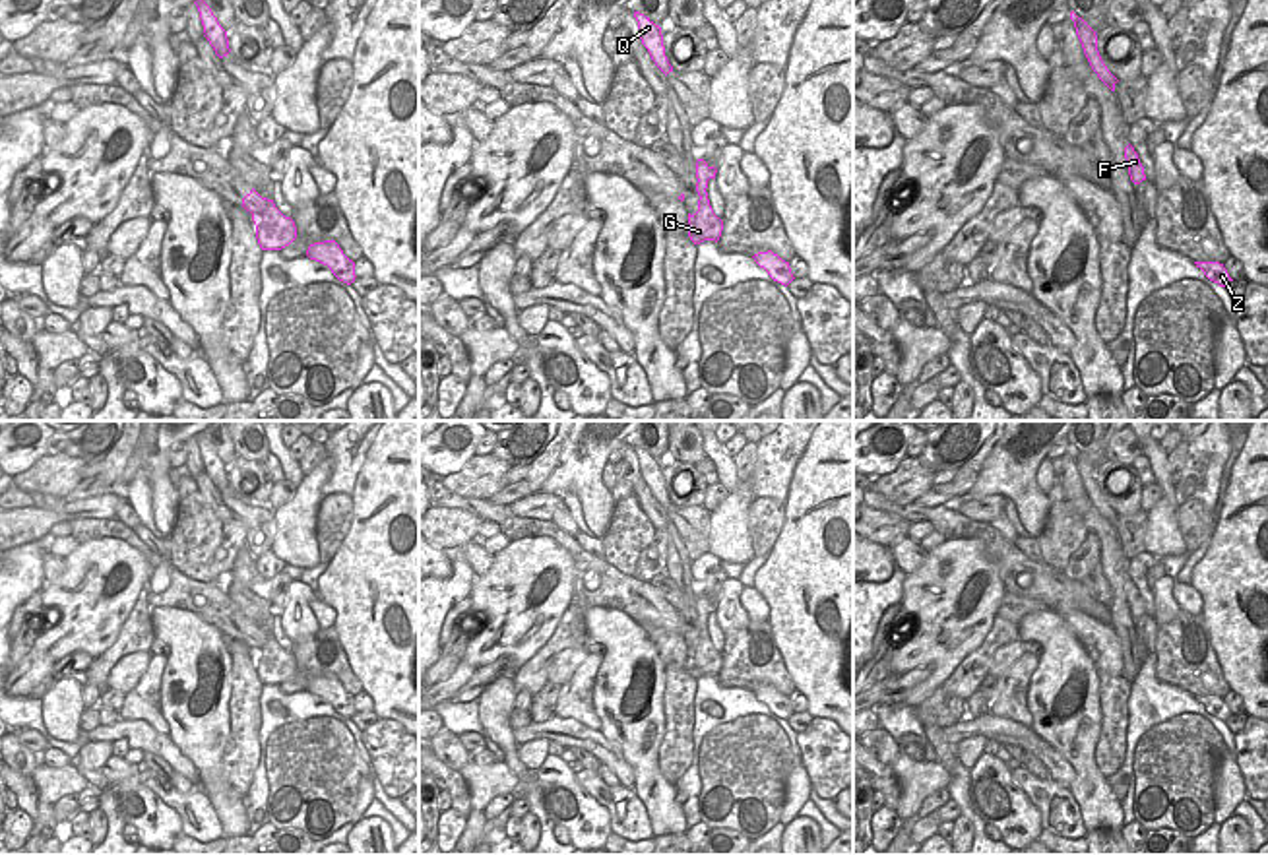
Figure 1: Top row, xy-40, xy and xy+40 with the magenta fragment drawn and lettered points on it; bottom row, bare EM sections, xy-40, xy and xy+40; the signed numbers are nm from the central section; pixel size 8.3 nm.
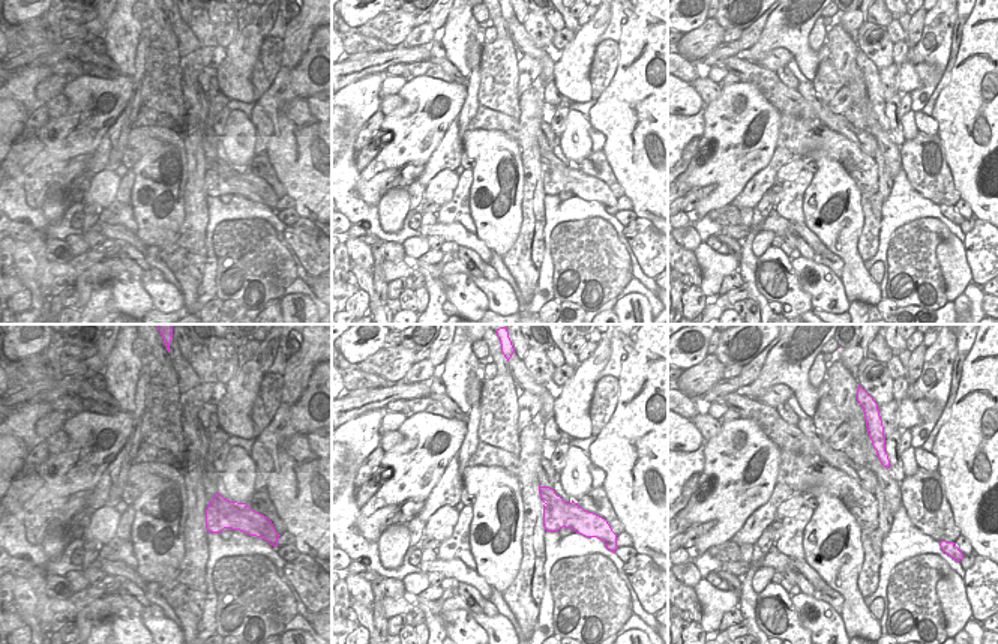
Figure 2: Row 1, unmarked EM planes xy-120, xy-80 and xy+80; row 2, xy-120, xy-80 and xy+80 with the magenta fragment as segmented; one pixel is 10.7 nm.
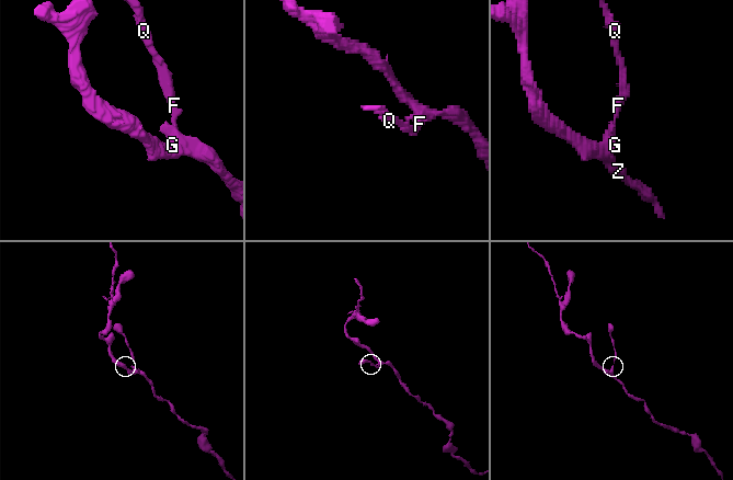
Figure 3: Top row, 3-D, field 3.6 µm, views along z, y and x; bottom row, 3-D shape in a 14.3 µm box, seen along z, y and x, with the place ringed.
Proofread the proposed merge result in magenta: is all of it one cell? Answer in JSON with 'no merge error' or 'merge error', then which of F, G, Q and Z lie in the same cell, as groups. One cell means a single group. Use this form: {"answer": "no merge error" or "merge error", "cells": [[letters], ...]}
{"answer": "no merge error", "cells": [["F", "G", "Q", "Z"]]}

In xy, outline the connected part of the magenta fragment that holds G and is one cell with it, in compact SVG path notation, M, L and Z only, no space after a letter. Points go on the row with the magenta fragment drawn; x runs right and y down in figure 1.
M704 159L696 161L696 192L698 211L694 215L688 213L688 237L694 244L704 240L719 240L723 231L723 221L713 213L710 200L708 200L708 180L715 178L717 169L710 167Z

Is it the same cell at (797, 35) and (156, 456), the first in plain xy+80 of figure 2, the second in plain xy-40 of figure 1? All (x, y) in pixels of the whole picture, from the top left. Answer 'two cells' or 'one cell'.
one cell

